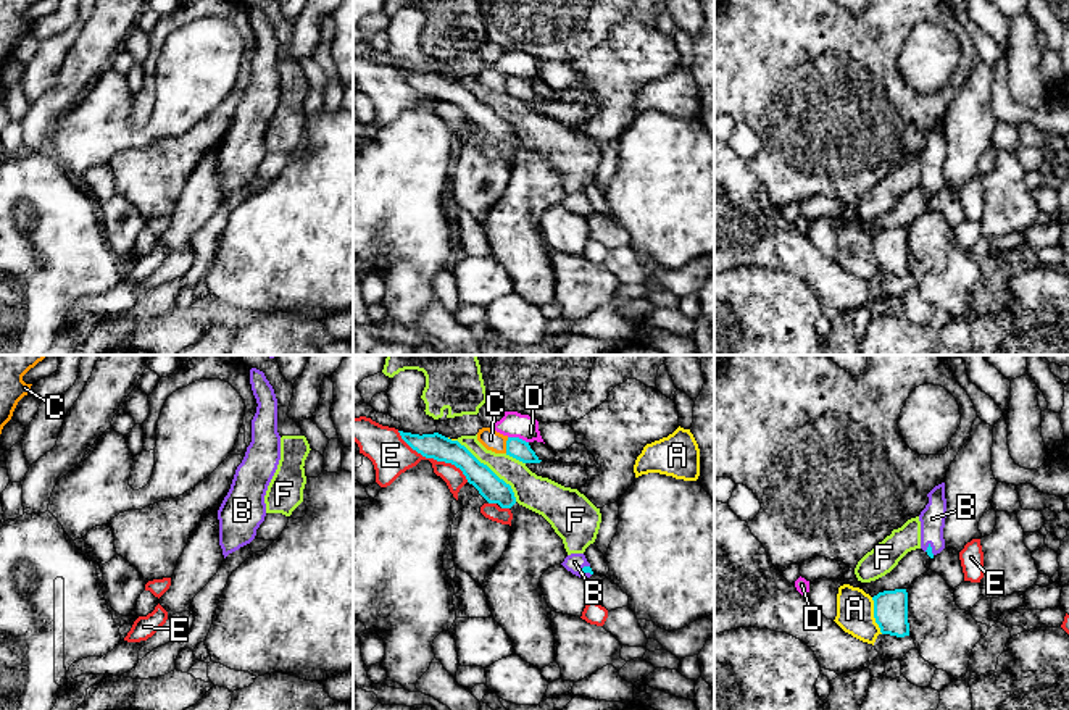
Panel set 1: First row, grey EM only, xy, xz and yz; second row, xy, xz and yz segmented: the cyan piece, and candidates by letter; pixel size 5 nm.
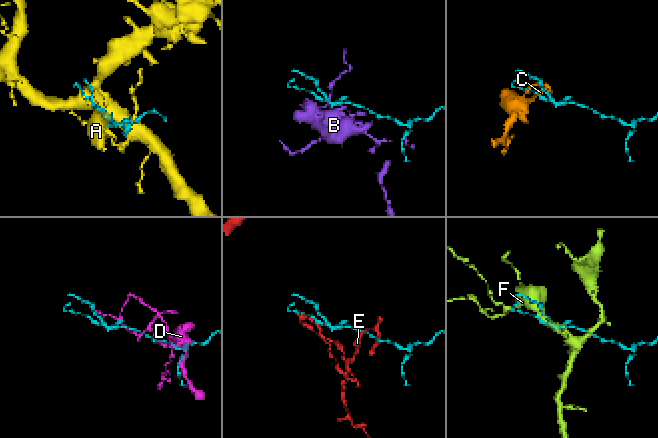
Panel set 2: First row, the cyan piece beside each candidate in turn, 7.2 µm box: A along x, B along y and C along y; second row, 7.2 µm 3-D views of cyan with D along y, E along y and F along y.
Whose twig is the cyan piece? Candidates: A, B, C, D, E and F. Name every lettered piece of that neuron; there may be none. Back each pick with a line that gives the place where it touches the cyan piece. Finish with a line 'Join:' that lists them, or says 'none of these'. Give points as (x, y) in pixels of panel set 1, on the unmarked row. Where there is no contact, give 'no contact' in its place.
B: contact xz (586, 210)
Join: B

